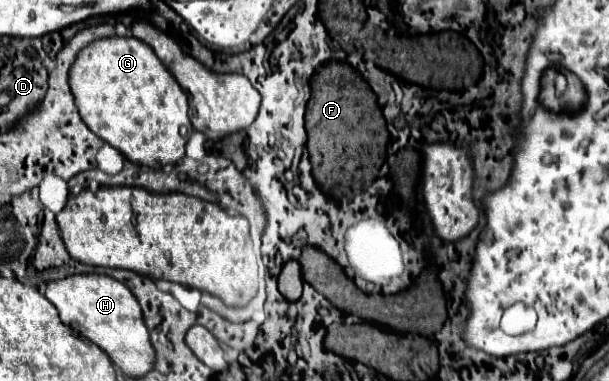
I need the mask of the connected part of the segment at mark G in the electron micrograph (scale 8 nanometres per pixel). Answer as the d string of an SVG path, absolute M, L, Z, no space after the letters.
M112 36L86 46L70 68L70 88L84 124L98 138L120 150L130 162L158 170L184 158L186 142L193 131L188 115L188 95L182 92L178 82L174 82L174 76L166 70L166 66L162 66L154 50L150 50L150 46L146 46L138 38Z

